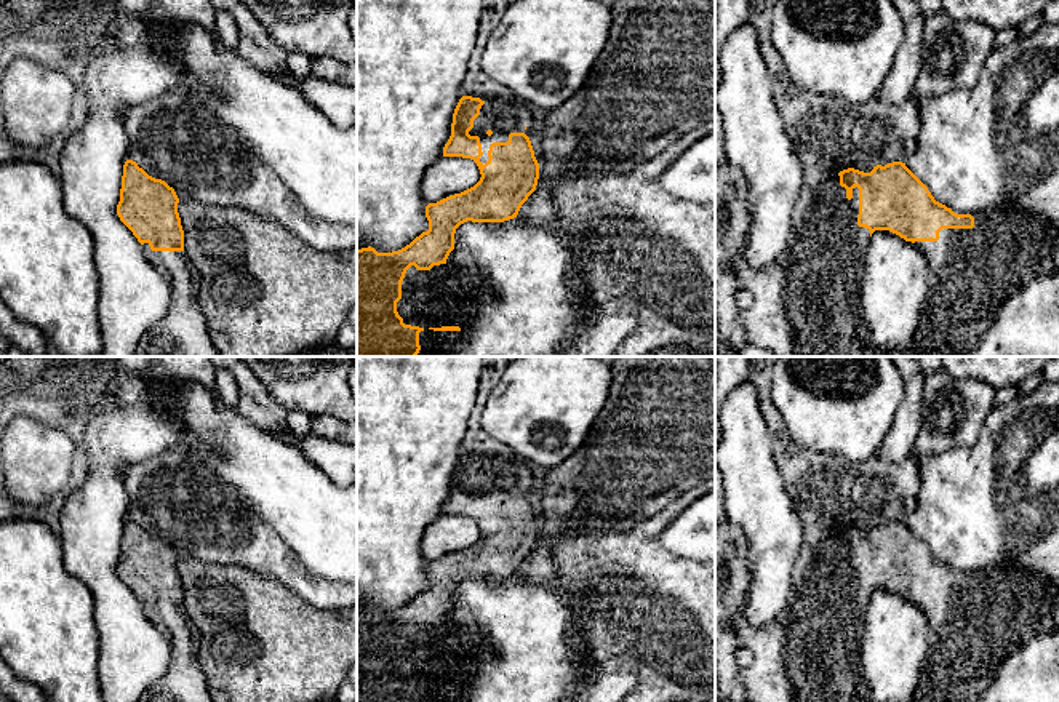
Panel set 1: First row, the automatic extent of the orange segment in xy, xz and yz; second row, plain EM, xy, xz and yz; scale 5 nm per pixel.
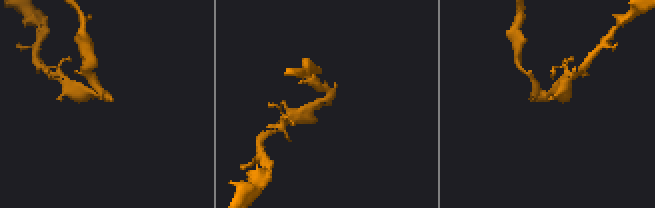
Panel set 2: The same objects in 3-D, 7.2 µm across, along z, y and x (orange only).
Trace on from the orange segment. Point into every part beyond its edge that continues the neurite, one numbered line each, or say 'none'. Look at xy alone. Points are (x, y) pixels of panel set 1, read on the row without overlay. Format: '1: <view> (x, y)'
1: xy (184, 680)

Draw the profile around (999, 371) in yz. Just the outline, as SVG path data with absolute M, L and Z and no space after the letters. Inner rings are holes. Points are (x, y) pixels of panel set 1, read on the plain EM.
M941 357L944 369L958 379L977 379L995 390L1019 387L1035 373L1043 373L1048 361L1059 357Z

